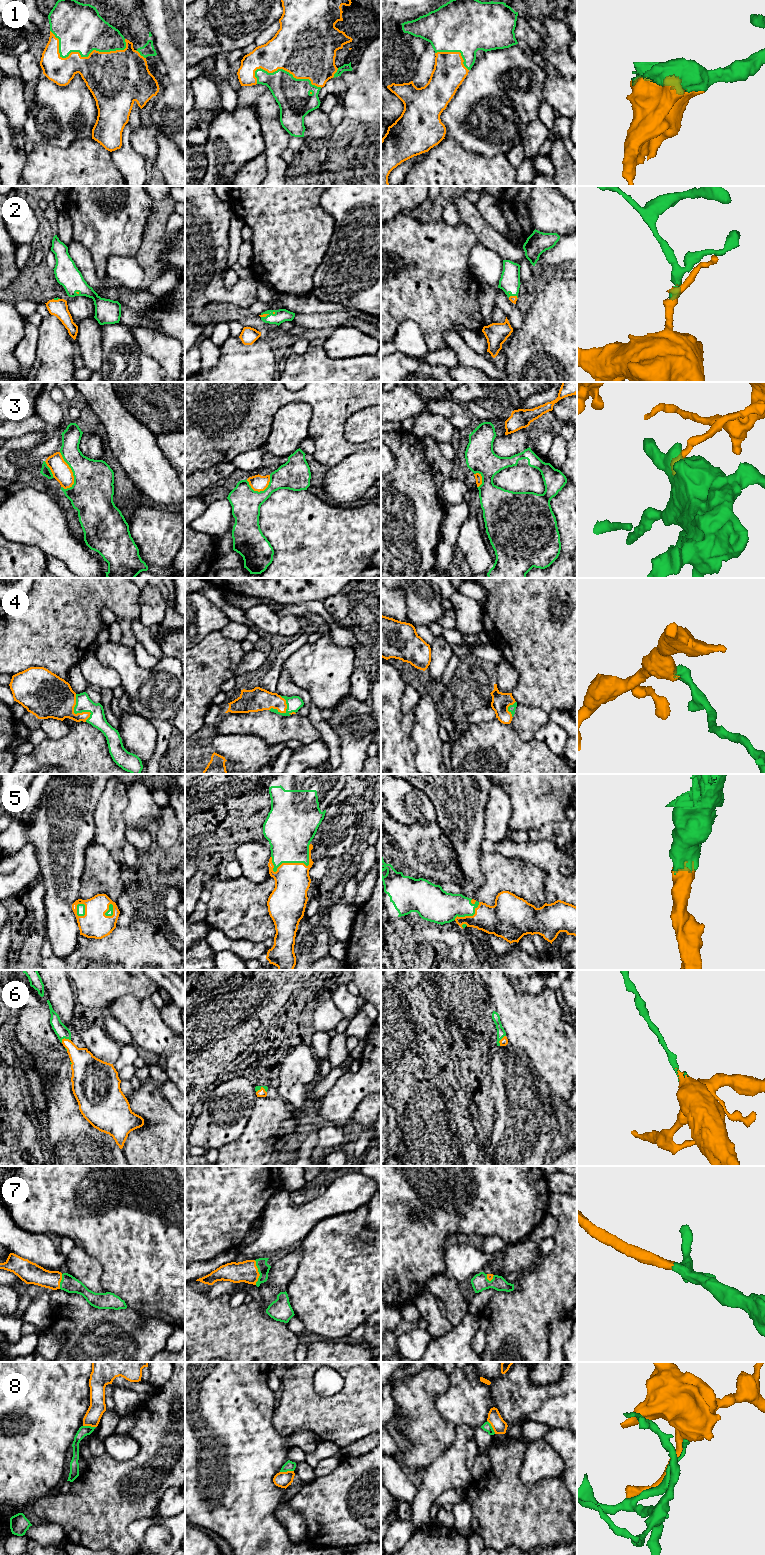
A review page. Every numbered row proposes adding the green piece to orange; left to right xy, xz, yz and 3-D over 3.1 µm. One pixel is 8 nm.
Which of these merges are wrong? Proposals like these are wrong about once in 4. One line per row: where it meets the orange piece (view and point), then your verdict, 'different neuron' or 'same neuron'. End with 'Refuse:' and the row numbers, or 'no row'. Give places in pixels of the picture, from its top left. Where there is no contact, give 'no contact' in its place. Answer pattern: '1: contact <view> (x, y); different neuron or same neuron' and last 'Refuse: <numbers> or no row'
1: contact xy (83, 57); same neuron
2: contact xz (265, 316); same neuron
3: contact xy (71, 471); different neuron
4: contact xy (77, 713); same neuron
5: contact xz (299, 863); same neuron
6: contact xy (65, 1039); same neuron
7: contact xz (258, 1272); same neuron
8: contact xz (287, 1471); different neuron
Refuse: 3, 8

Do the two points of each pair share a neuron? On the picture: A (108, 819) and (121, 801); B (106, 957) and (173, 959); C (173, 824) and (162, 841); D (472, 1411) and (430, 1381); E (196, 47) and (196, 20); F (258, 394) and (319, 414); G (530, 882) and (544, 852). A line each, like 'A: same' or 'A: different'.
A: same
B: same
C: same
D: different
E: same
F: same
G: different

